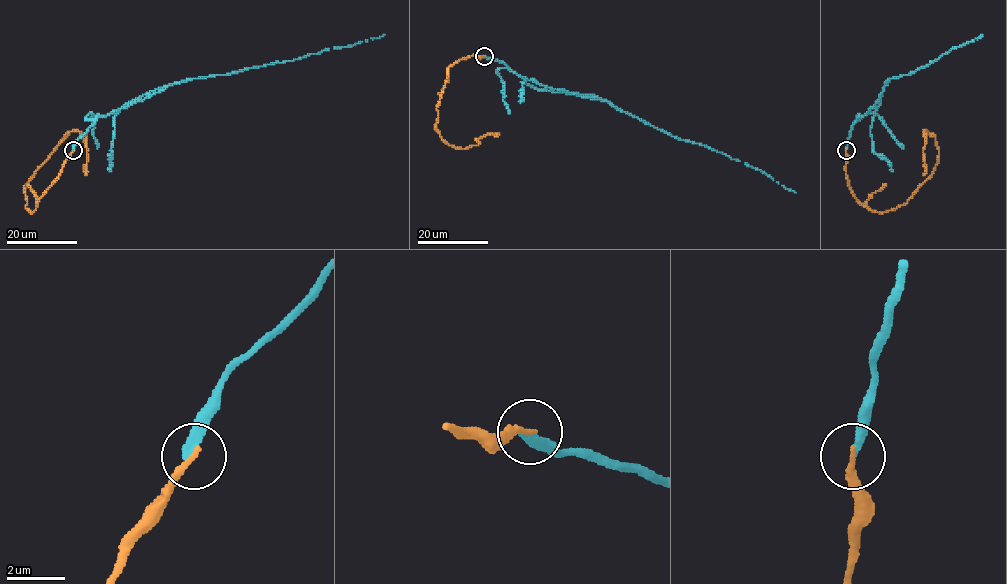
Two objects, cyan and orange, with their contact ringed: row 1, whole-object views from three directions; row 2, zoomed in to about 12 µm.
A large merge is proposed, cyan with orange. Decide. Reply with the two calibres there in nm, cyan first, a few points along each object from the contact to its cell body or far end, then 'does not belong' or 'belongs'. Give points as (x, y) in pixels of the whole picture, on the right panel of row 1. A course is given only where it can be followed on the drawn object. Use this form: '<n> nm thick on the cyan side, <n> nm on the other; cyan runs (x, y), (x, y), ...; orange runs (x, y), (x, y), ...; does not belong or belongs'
360 nm thick on the cyan side, 240 nm on the other; cyan runs (846, 150), (851, 125), (878, 101), (883, 88), (892, 78), (909, 74), (983, 34); orange runs (846, 150), (851, 193), (878, 212), (906, 202), (934, 169), (938, 150), (935, 137), (927, 131), (923, 174); does not belong

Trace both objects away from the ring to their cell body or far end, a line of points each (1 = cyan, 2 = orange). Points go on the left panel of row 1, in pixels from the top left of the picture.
1: (73, 150), (75, 143), (99, 116), (142, 101), (171, 84), (292, 61), (385, 34)
2: (73, 150), (34, 210), (31, 212), (25, 206), (25, 186), (70, 131), (83, 136), (88, 156), (84, 174)

